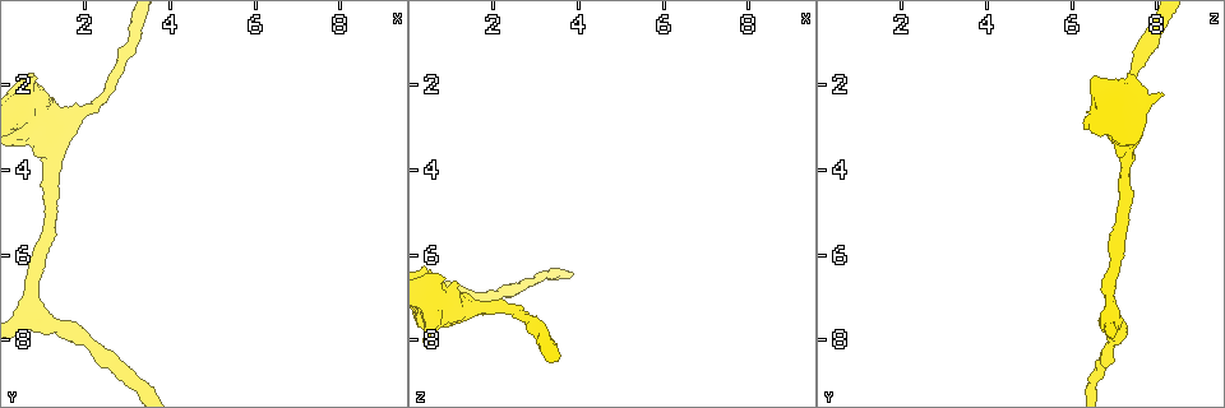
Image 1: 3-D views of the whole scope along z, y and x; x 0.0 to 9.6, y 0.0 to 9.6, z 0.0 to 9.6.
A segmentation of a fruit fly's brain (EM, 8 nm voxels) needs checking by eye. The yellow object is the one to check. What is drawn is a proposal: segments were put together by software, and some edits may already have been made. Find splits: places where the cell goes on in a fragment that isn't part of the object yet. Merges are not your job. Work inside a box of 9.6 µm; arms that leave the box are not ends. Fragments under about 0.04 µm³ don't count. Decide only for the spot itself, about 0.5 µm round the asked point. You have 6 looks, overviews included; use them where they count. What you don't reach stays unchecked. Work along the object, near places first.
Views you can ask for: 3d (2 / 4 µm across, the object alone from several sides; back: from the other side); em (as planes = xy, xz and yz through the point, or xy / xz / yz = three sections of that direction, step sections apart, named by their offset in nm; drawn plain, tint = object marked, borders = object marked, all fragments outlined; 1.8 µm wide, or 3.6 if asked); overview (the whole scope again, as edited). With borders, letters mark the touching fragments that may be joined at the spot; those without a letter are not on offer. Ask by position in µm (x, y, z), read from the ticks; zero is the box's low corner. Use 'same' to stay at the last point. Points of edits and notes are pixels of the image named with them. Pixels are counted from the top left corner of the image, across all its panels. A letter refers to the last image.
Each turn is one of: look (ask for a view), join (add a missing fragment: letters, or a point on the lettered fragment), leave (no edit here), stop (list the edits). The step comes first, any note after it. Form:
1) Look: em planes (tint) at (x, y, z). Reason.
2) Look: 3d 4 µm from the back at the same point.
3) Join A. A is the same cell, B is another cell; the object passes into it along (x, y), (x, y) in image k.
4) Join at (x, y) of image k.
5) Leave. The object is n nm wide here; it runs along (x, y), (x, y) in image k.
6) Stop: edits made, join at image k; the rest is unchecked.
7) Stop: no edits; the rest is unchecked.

Look: 3d 4 µm at (1.30, 3.60, 7.25). Calibre changes.

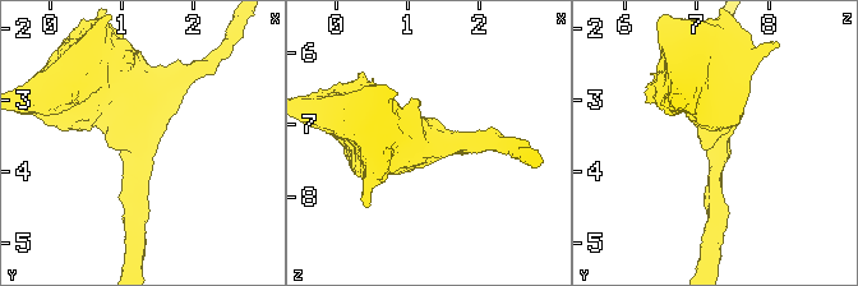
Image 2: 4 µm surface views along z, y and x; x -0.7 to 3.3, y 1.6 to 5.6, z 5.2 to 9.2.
Look: em xz step 8 (tint) at (1.25, 3.60, 7.25). The arms are 280, 650 nm wide.

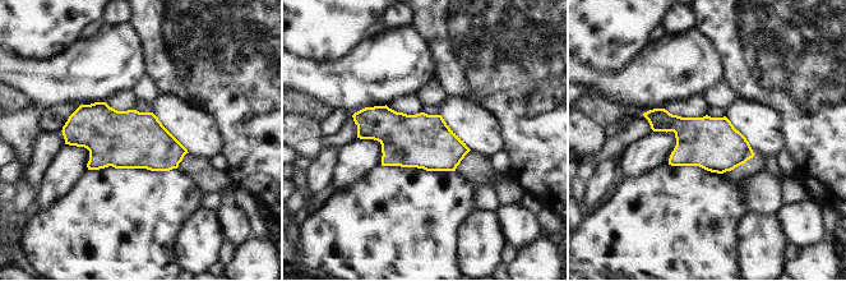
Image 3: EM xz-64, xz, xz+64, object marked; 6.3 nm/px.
Look: em planes (borders) at the same point.

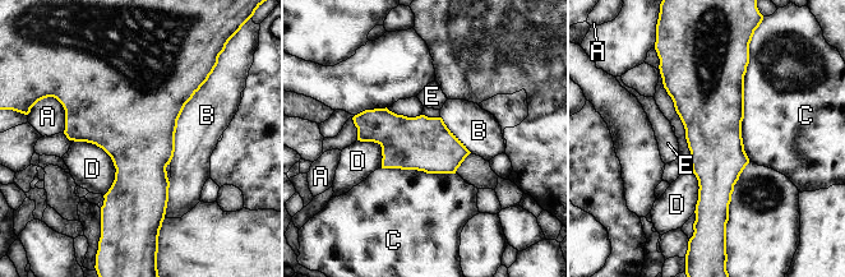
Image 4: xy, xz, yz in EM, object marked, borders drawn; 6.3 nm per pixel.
Leave. The object is 340 nm wide here; A, B, C, D and E are other cells; a border runs along (206, 82), (178, 120), (169, 164) in image 4; none of them fits.

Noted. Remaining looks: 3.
Look: 3d 4 µm at (0.75, 1.80, 6.60).

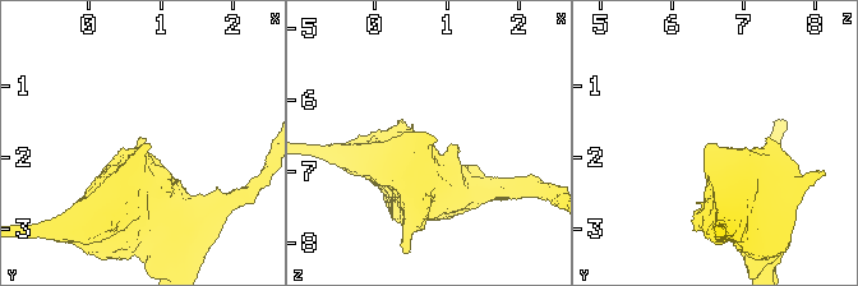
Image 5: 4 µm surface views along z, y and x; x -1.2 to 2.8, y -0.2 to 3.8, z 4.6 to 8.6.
Look: em xz step 8 (tint) at (0.80, 1.85, 6.60).

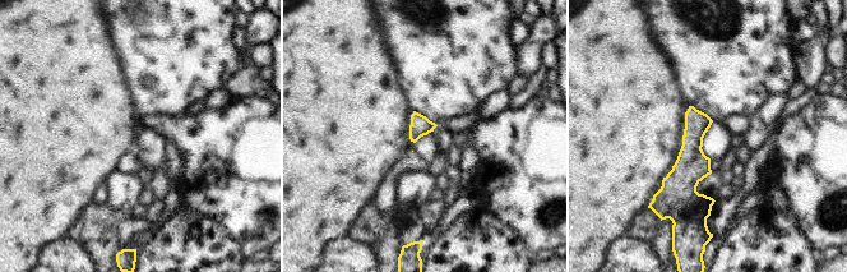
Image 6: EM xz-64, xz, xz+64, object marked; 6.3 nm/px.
Look: em planes (borders) at the same point.

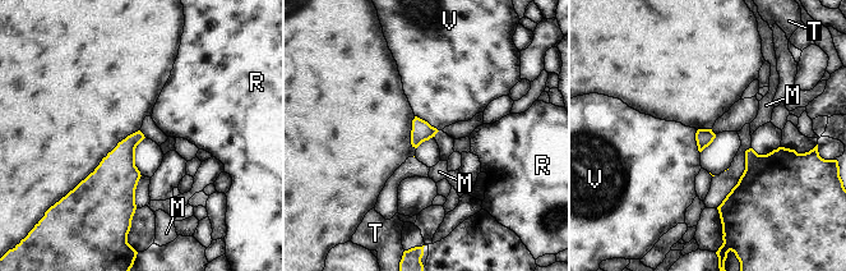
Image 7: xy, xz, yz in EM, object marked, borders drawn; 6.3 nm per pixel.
Leave. M, R, T and V are other cells; a border runs along (415, 115), (426, 120), (438, 131) in image 7; none of them fits.

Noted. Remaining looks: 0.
Stop: no edits; the rest is unchecked.

